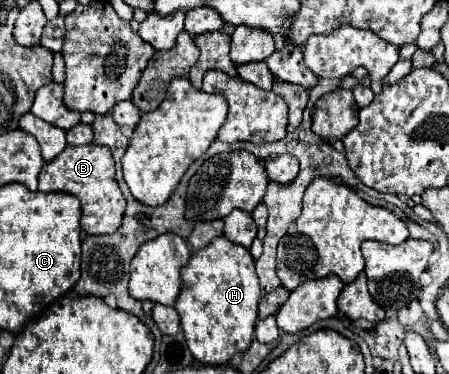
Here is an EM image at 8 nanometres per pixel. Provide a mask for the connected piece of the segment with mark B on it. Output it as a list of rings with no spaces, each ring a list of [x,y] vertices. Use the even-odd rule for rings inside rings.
[[[67,146],[51,162],[45,162],[39,174],[41,192],[69,192],[81,200],[81,228],[87,234],[113,234],[125,212],[125,198],[115,180],[115,164],[107,146]]]

